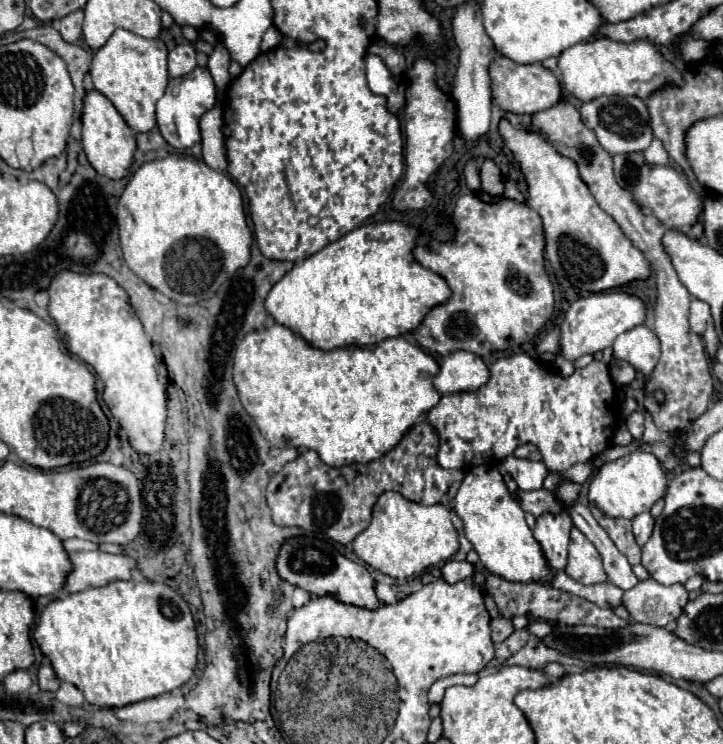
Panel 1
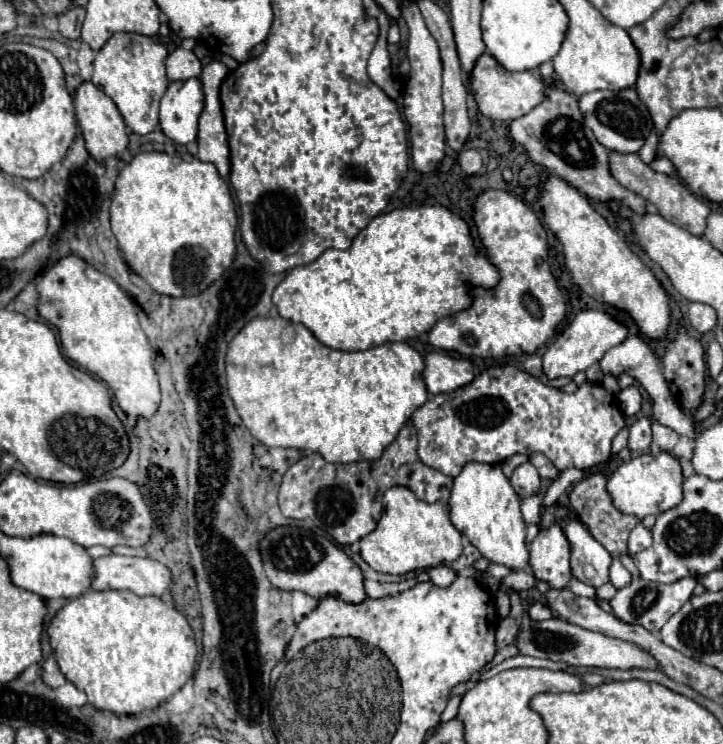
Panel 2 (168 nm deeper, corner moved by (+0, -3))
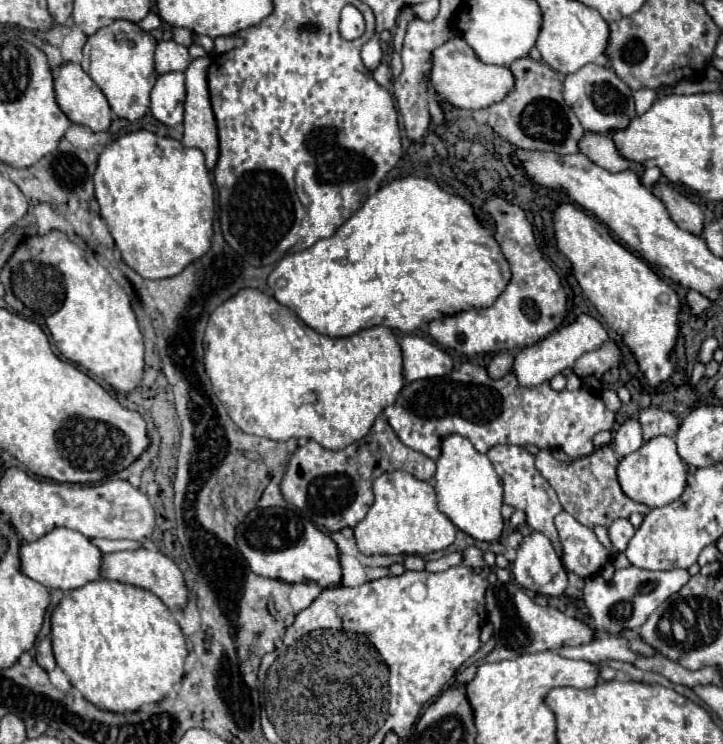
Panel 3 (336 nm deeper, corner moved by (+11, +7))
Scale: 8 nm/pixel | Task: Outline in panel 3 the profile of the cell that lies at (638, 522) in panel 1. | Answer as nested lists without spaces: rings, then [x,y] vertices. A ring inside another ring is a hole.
[[[615,520],[611,526],[609,526],[609,538],[613,542],[613,548],[617,552],[623,552],[627,542],[633,538],[635,534],[635,528],[629,520]]]

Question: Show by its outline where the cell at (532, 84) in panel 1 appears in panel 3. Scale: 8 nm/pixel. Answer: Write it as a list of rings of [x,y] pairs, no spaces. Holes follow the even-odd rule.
[[[449,38],[433,52],[431,86],[441,98],[445,98],[457,108],[481,110],[489,108],[489,104],[497,104],[497,100],[505,100],[505,96],[513,92],[513,72],[509,72],[507,66],[483,64],[481,60],[477,60],[473,48],[469,48],[465,40]]]

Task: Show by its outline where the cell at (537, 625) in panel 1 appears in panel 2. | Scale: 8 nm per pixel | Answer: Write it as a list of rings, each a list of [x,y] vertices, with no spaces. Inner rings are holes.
[[[510,590],[510,602],[512,602],[512,610],[510,610],[510,616],[504,618],[500,624],[498,624],[498,630],[496,630],[496,646],[498,648],[504,648],[508,644],[514,644],[516,642],[516,634],[520,630],[520,616],[518,616],[518,606],[520,604],[520,596],[516,590]]]

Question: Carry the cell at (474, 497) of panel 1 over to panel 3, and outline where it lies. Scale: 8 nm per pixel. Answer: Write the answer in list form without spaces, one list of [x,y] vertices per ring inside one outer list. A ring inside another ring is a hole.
[[[447,436],[441,444],[443,452],[437,460],[435,472],[435,492],[439,500],[439,510],[465,534],[473,536],[479,542],[497,542],[503,534],[503,484],[497,476],[491,460],[485,454],[479,454],[473,444],[463,436]]]

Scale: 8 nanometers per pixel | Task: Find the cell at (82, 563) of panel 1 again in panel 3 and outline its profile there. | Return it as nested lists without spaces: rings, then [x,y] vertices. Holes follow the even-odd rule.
[[[139,548],[139,550],[103,554],[101,556],[101,576],[107,580],[117,580],[123,584],[145,588],[153,592],[155,596],[159,596],[167,608],[183,608],[187,604],[187,588],[183,582],[183,574],[177,568],[177,564],[161,552]]]

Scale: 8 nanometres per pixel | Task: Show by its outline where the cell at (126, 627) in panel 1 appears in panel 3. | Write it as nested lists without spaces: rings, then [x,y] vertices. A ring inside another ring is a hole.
[[[105,578],[65,592],[51,614],[51,640],[55,662],[69,676],[73,688],[91,704],[109,712],[135,712],[143,704],[159,702],[177,682],[181,682],[187,658],[185,638],[173,612],[153,592]]]

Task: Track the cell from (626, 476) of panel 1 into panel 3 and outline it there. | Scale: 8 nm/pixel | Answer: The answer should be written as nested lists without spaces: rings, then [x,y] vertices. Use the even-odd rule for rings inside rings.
[[[655,436],[633,454],[627,454],[619,460],[617,480],[625,496],[629,496],[633,502],[645,504],[649,508],[657,508],[677,500],[683,494],[687,484],[687,464],[677,454],[677,446],[673,438]]]

